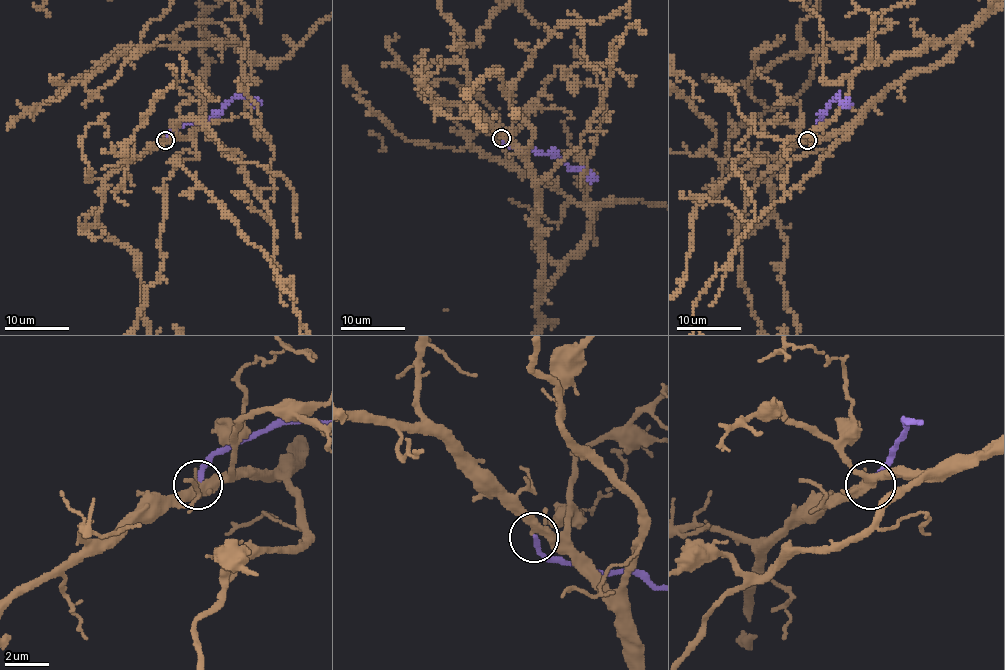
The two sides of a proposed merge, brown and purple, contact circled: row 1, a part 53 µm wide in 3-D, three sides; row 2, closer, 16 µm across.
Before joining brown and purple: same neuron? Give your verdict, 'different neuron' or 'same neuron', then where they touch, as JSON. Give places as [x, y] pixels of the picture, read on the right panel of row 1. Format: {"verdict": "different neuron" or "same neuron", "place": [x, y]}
{"verdict": "different neuron", "place": [807, 140]}

